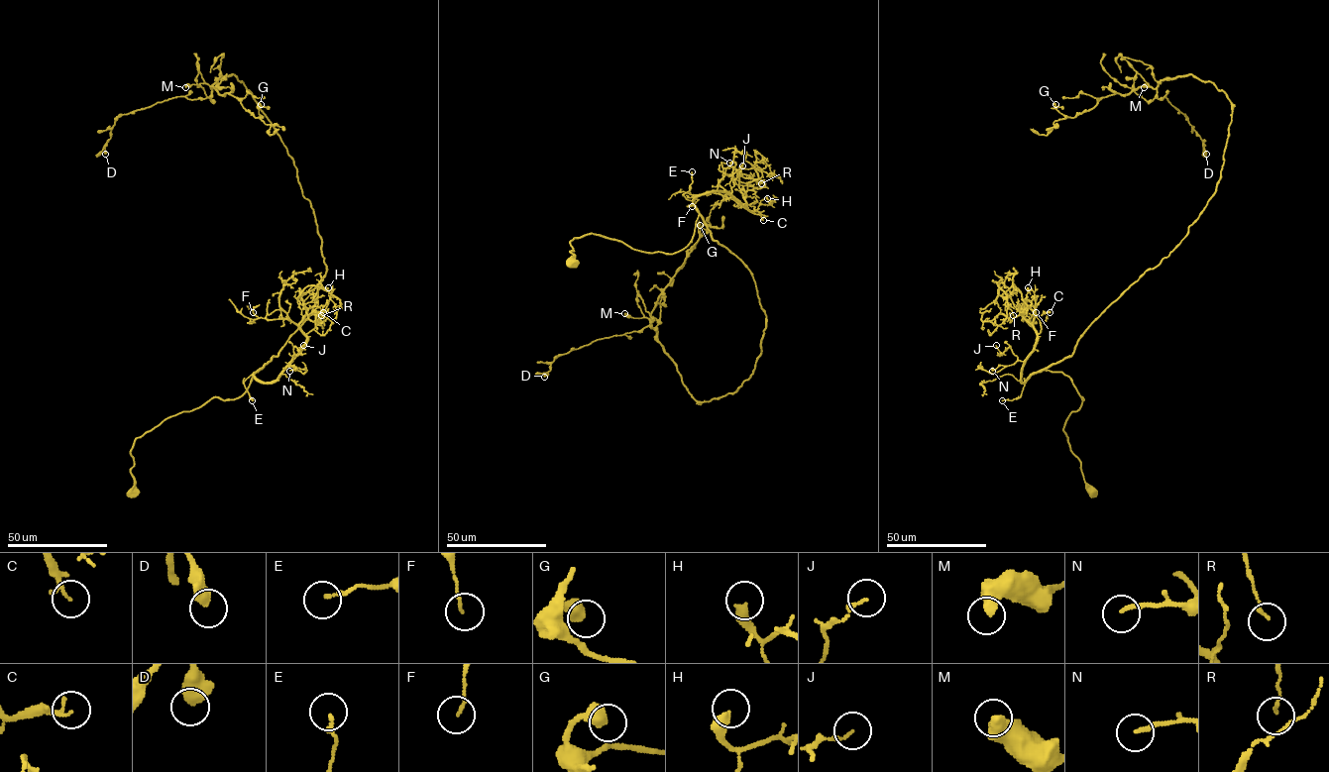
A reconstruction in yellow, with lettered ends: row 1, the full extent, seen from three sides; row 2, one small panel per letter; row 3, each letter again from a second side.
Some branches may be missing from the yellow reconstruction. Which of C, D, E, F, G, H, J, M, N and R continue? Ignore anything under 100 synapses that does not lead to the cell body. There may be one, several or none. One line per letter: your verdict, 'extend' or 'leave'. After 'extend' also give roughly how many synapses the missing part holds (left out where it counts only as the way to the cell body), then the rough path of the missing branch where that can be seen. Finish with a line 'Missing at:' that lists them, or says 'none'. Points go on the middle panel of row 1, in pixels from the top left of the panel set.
C: leave
D: leave
E: leave
F: leave
G: leave
H: leave
J: leave
M: leave
N: leave
R: leave
Missing at: none

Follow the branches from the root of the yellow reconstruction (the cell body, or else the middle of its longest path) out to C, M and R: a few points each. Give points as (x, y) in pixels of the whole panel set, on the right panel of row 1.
C: (1092, 491), (1063, 431), (1084, 399), (1072, 381), (1045, 370), (1021, 379), (1036, 342), (1034, 318), (1050, 312)
M: (1092, 491), (1063, 431), (1084, 399), (1045, 370), (1185, 236), (1232, 121), (1227, 95), (1192, 74), (1144, 87)
R: (1092, 491), (1063, 431), (1084, 399), (1061, 372), (1021, 381), (1037, 333), (1017, 288), (1005, 303), (1013, 315)

